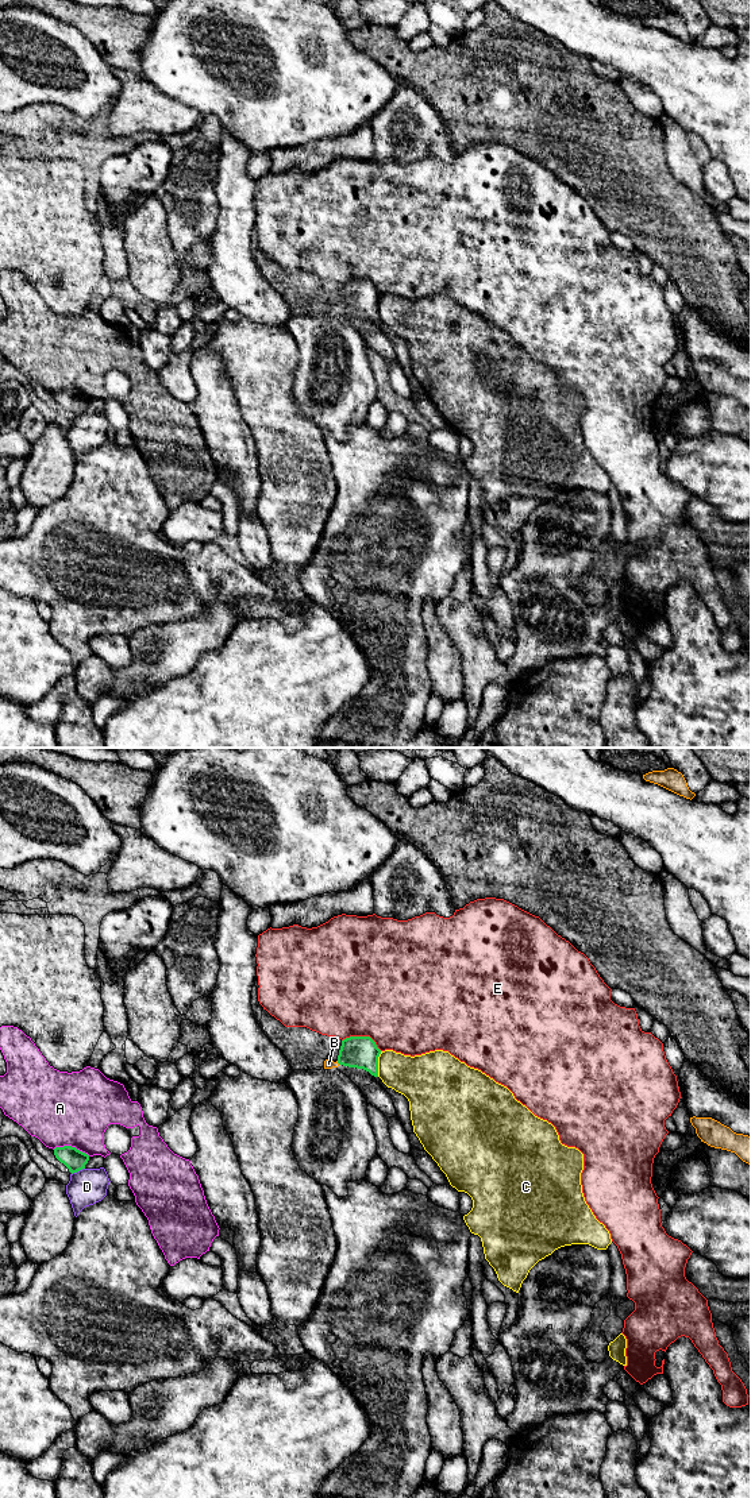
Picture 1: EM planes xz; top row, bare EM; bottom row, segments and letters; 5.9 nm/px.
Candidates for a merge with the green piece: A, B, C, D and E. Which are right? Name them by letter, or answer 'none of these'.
none of these

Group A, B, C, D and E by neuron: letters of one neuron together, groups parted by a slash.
A / B / C / D / E

